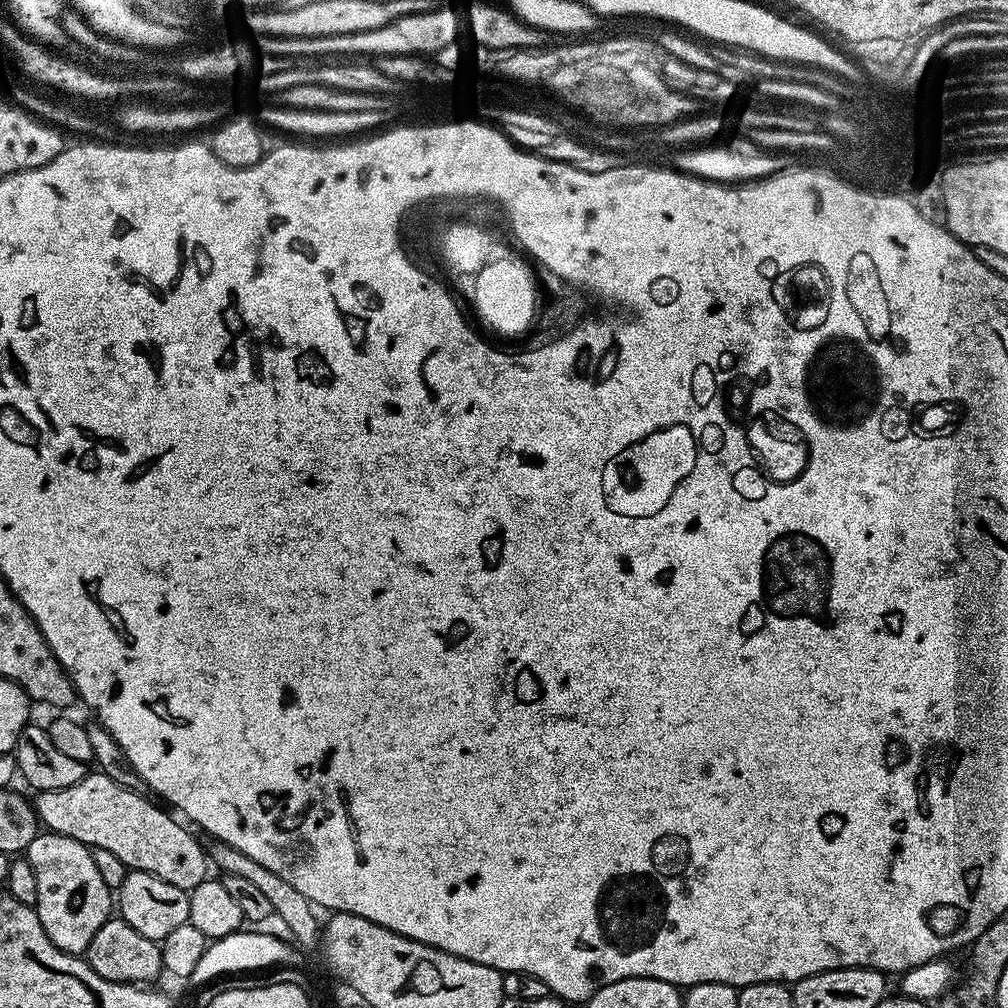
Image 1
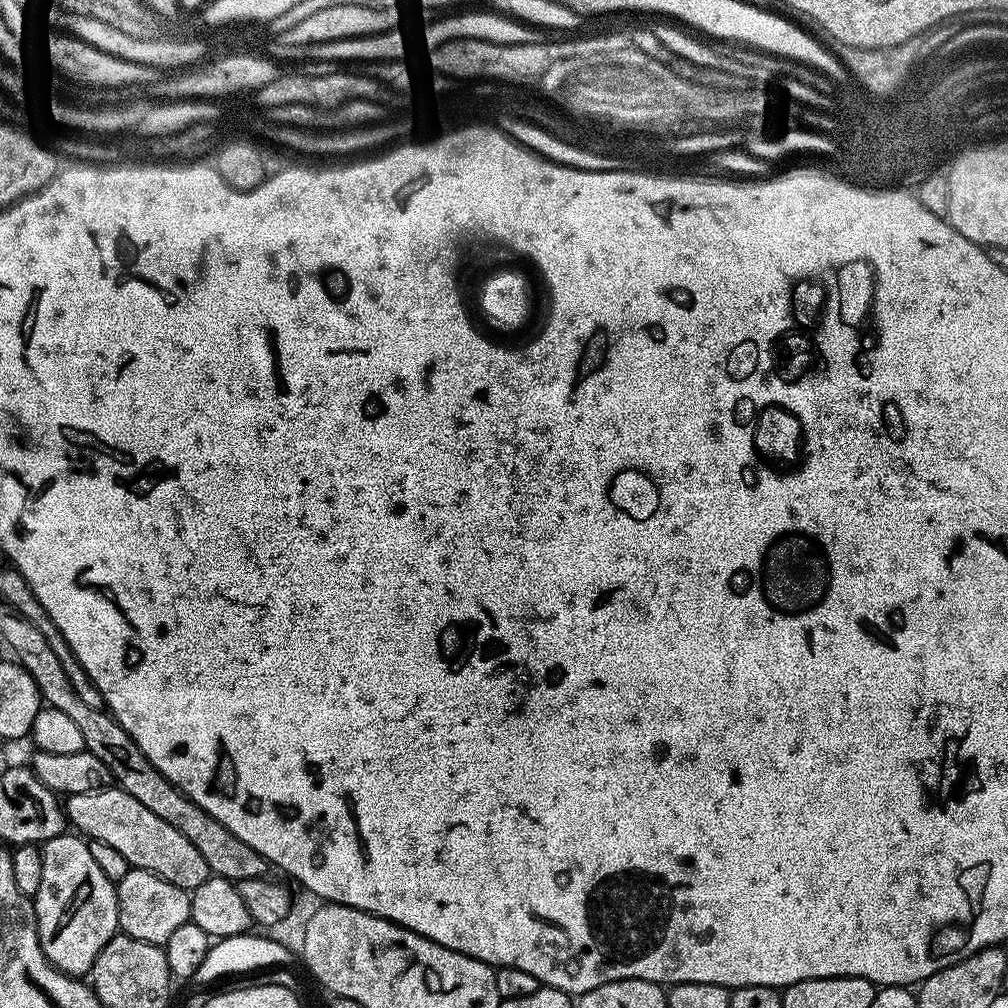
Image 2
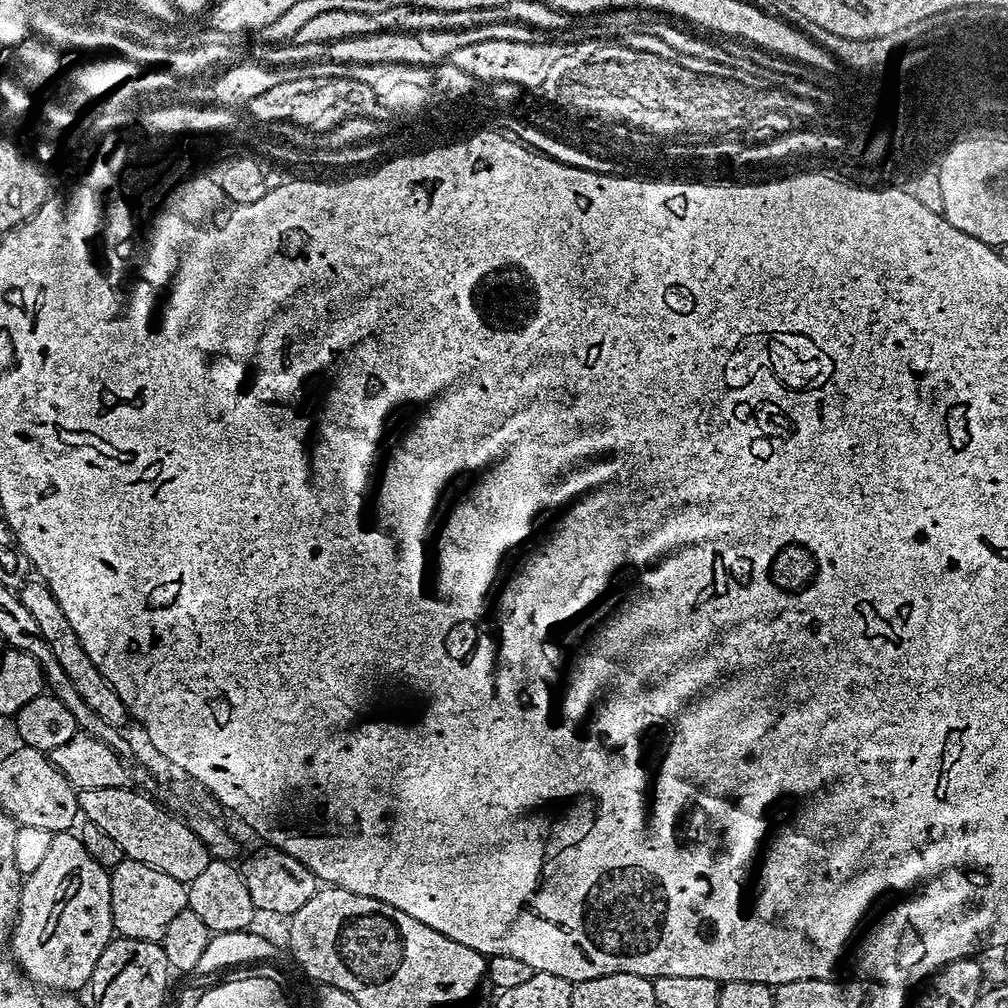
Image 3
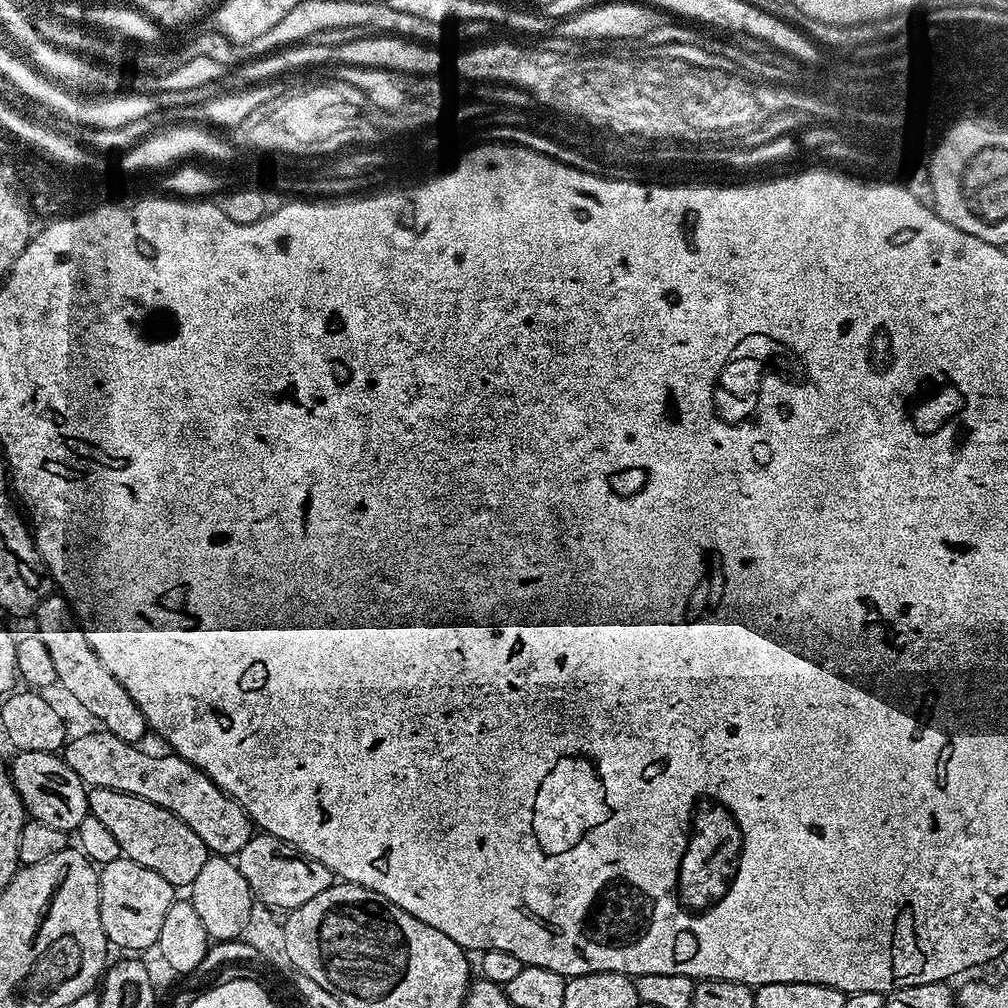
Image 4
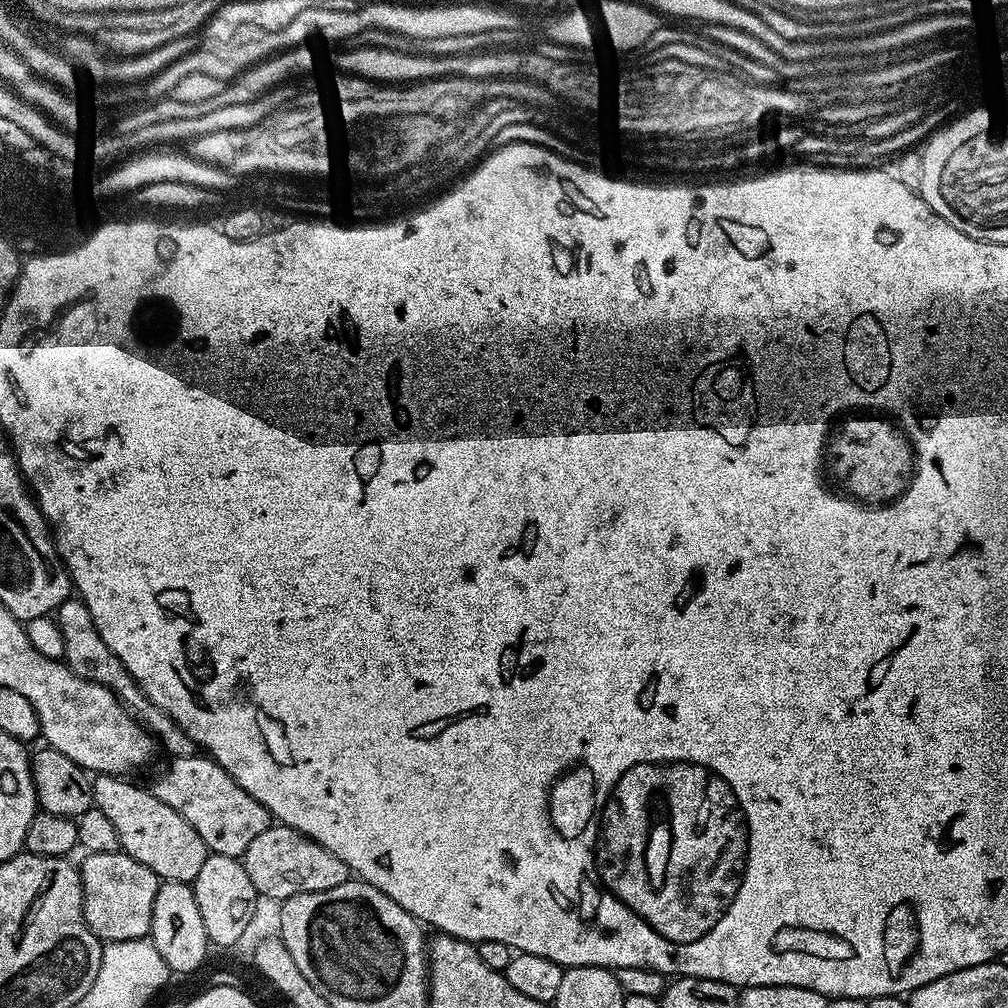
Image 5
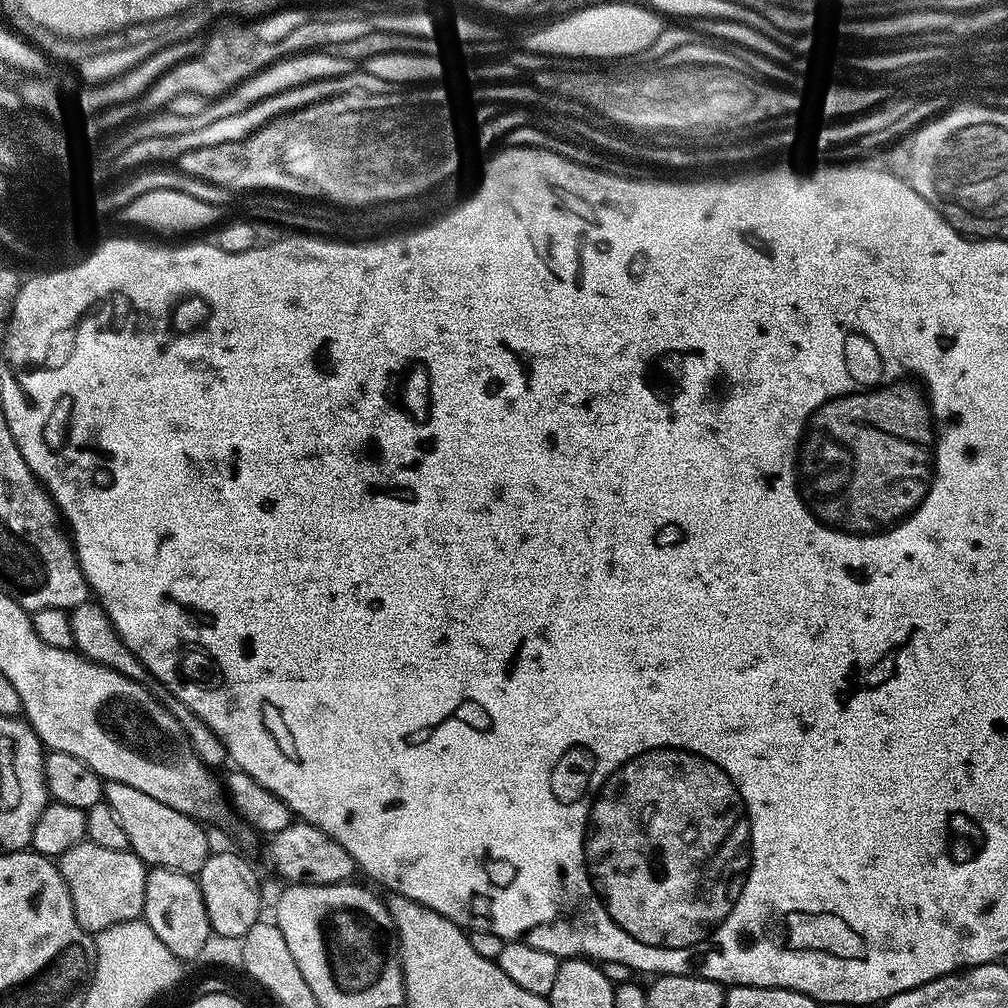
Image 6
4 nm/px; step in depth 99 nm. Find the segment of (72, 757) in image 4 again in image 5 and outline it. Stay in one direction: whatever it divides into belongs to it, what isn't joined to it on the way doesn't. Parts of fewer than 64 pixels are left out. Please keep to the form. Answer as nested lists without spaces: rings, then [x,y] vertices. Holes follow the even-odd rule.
[[[174,756],[167,762],[169,764],[153,778],[150,790],[154,798],[166,802],[170,810],[178,810],[178,814],[198,830],[198,838],[202,838],[211,855],[243,857],[246,846],[250,846],[262,830],[272,827],[274,821],[266,806],[246,794],[211,756]]]

